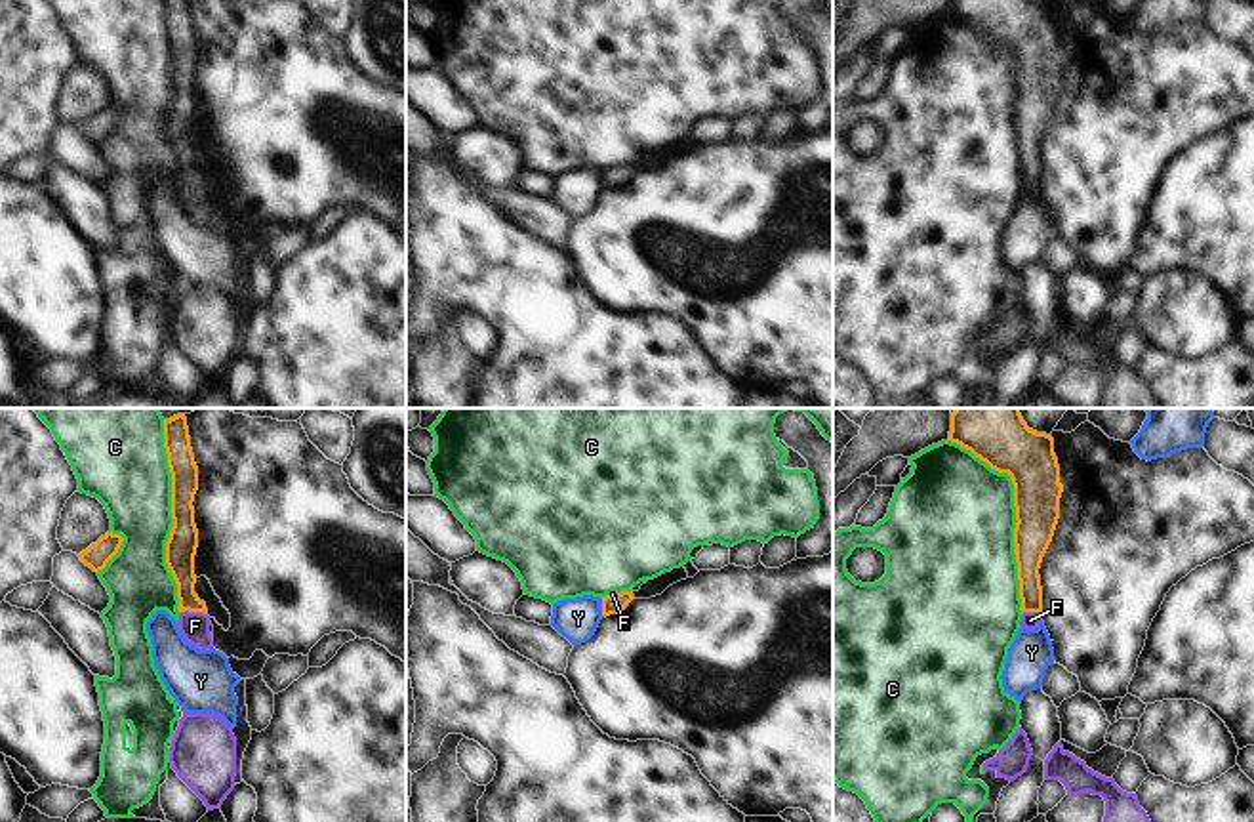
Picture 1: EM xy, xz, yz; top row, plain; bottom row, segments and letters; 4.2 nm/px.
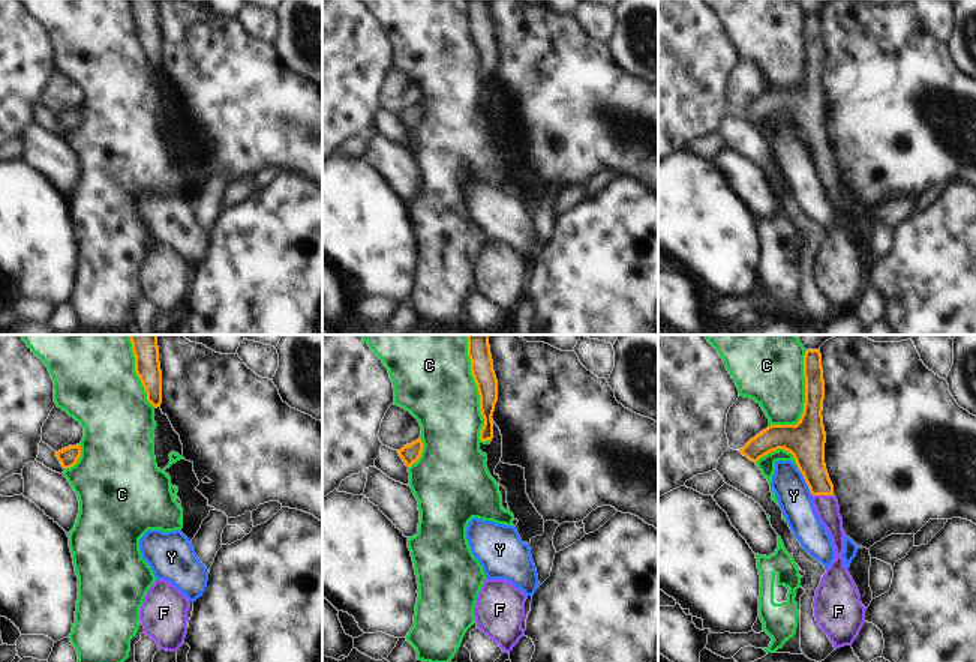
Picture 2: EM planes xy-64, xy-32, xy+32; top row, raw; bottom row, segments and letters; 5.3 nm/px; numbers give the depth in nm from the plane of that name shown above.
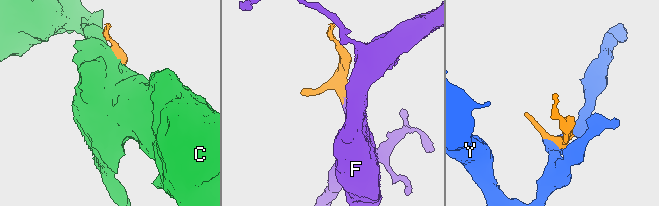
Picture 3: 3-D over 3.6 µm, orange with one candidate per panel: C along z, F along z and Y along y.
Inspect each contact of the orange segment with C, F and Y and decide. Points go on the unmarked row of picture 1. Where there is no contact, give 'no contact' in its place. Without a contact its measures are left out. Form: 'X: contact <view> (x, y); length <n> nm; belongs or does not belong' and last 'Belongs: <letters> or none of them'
C: contact xy (174, 94); length 800 nm; does not belong
F: contact xy (195, 184); length 110 nm; belongs
Y: contact xz (603, 187); length 30 nm; does not belong
Belongs: F

